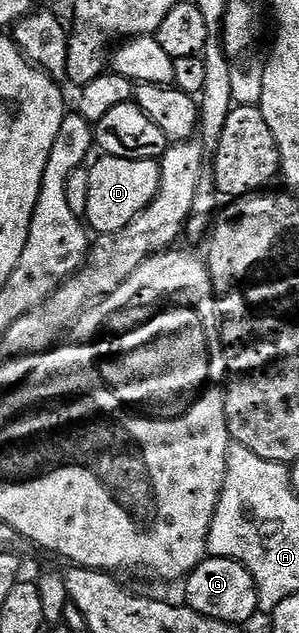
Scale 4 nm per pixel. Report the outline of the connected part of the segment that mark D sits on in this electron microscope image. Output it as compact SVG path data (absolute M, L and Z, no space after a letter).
M104 155L98 159L89 168L89 206L85 220L92 233L116 232L129 226L136 214L145 211L159 193L159 160L134 160Z

